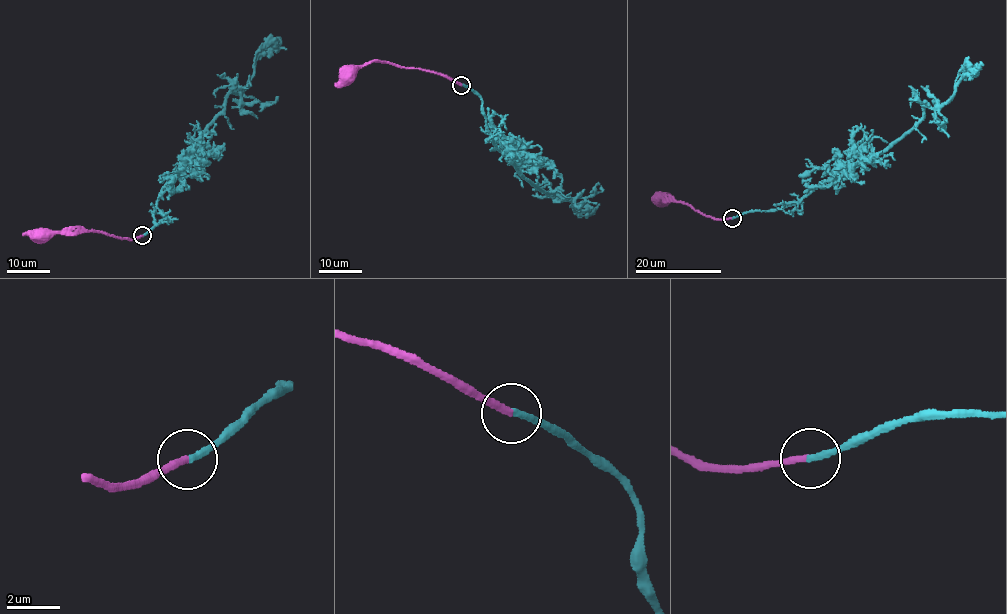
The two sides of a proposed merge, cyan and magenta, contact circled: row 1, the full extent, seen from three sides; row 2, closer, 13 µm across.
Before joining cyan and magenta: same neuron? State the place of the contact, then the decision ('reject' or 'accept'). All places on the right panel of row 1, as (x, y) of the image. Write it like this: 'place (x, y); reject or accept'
place (732, 218); accept

